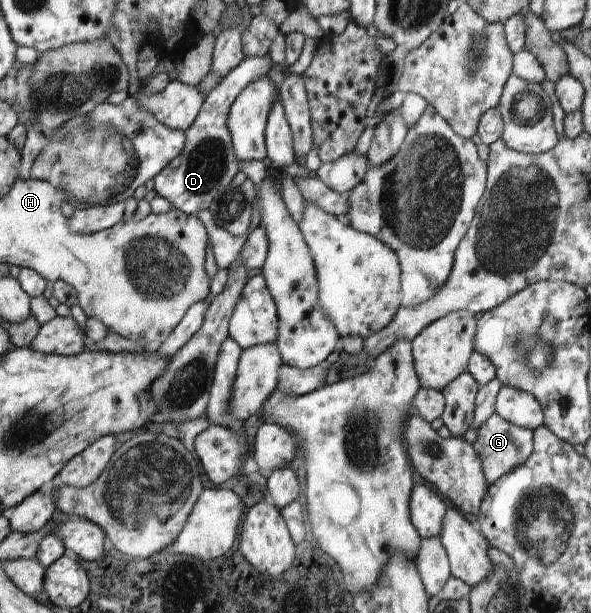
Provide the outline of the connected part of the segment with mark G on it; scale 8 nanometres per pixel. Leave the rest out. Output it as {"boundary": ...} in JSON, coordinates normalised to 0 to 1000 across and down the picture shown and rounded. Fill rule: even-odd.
{"boundary":[[[836,672],[807,698],[807,715],[799,728],[807,746],[812,746],[821,781],[829,793],[851,773],[861,772],[893,750],[902,732],[902,703],[868,693]]]}

